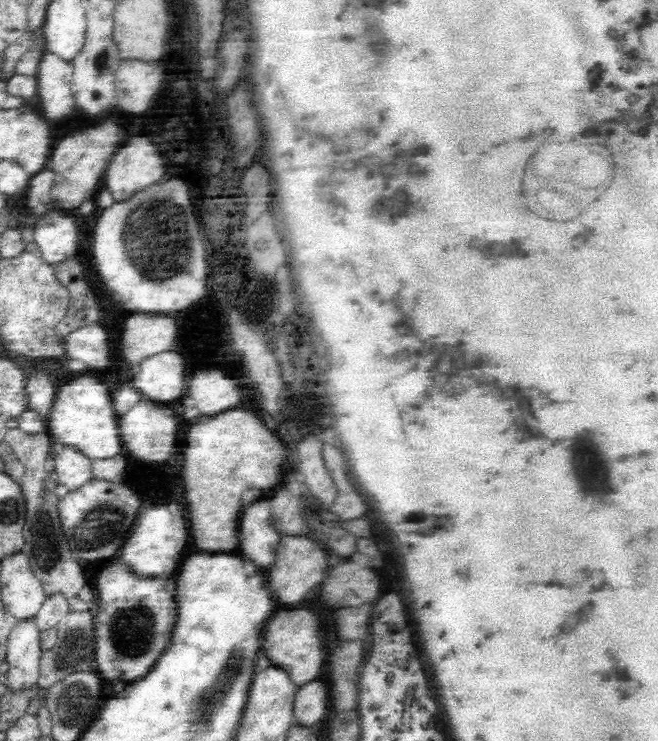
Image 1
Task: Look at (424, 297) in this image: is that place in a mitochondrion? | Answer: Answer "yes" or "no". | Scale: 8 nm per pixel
no

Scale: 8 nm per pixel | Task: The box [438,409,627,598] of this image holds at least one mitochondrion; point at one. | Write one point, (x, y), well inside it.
(594, 477)

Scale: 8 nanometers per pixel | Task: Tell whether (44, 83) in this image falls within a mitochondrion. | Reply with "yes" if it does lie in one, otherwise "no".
no

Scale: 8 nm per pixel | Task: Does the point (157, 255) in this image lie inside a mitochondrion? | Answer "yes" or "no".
yes

